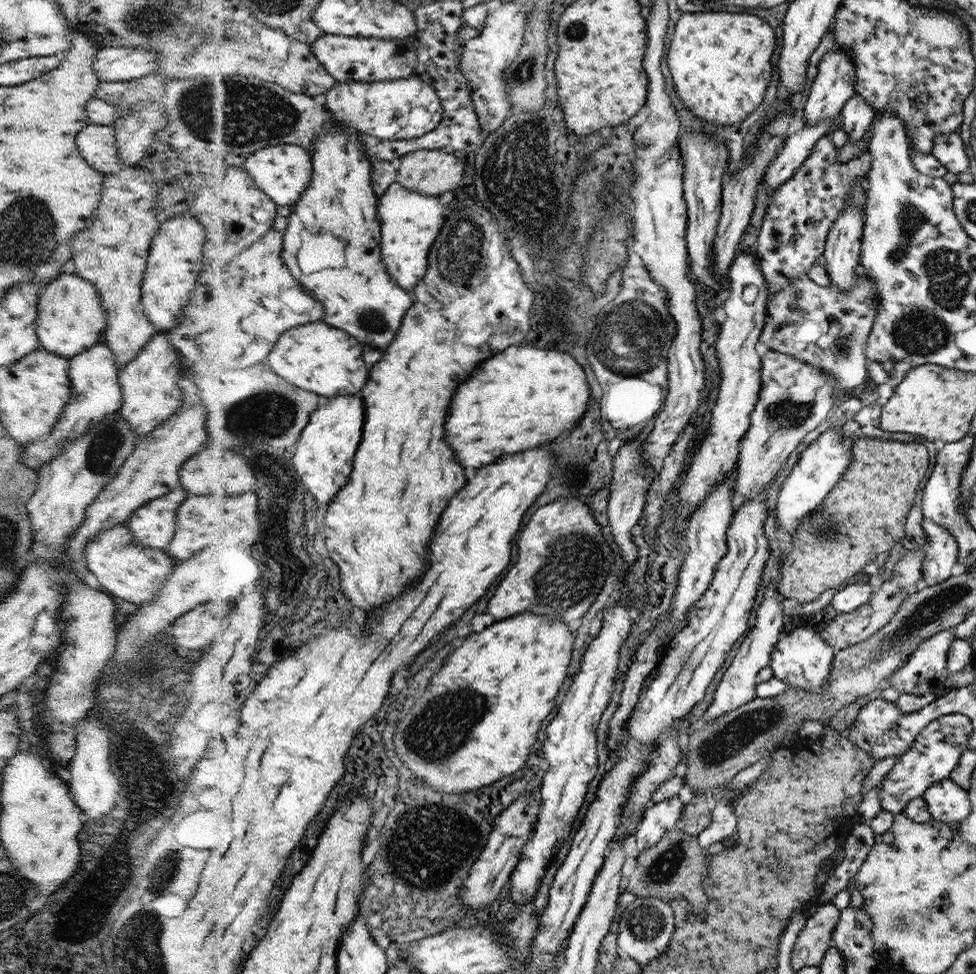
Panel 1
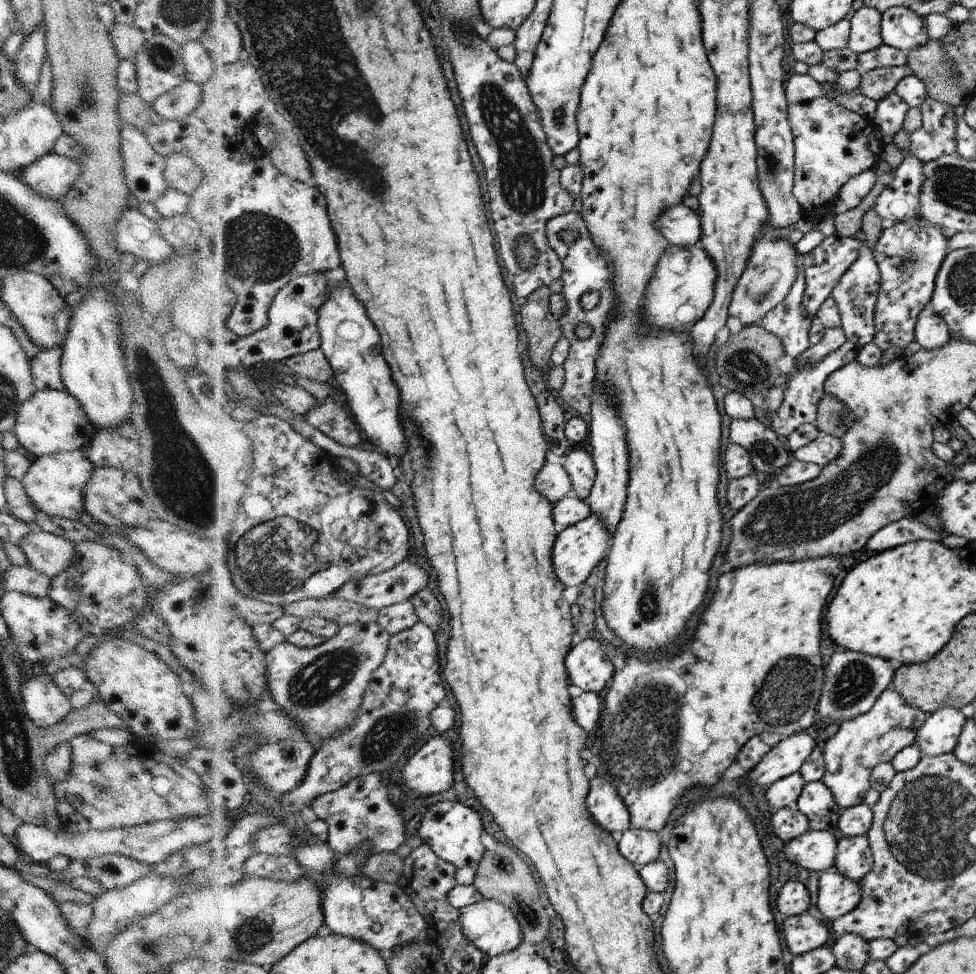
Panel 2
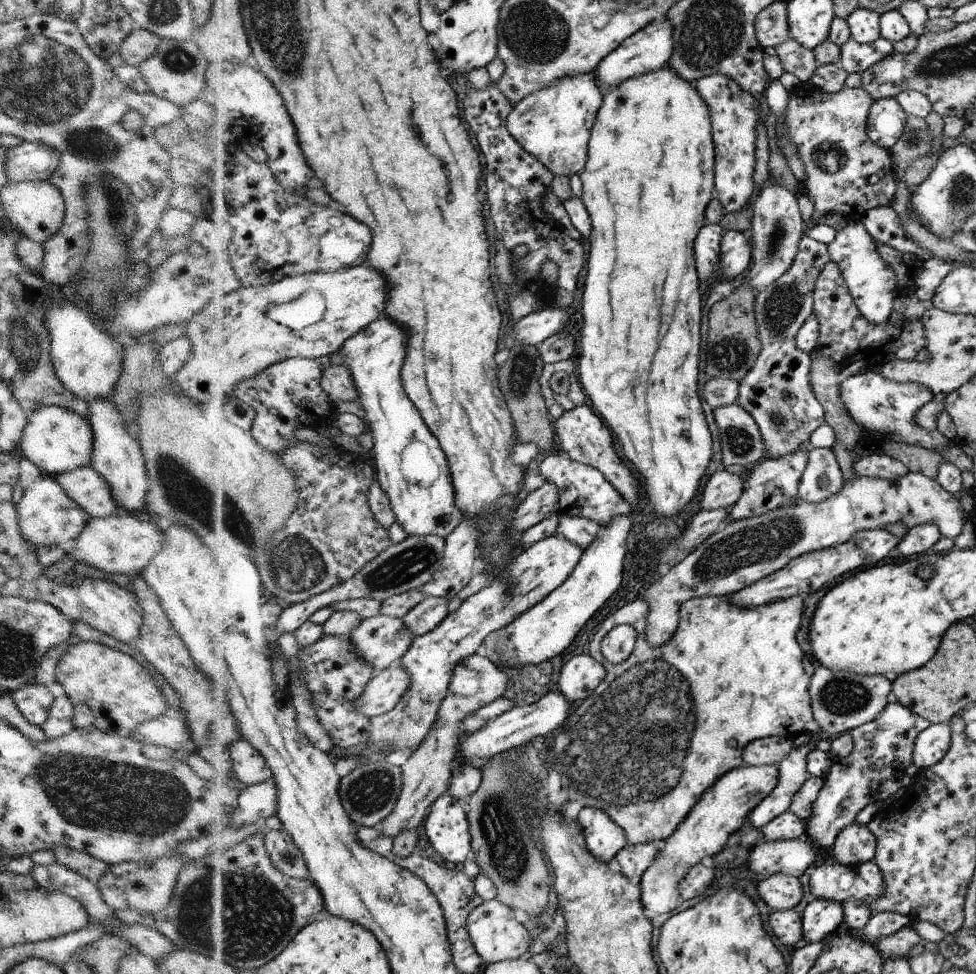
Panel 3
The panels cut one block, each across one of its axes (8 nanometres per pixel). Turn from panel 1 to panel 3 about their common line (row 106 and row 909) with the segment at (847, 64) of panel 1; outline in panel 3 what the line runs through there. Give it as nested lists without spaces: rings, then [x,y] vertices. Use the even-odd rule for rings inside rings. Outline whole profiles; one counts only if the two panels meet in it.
[[[814,899],[806,905],[802,915],[806,943],[820,943],[842,931],[845,924],[843,904]]]

